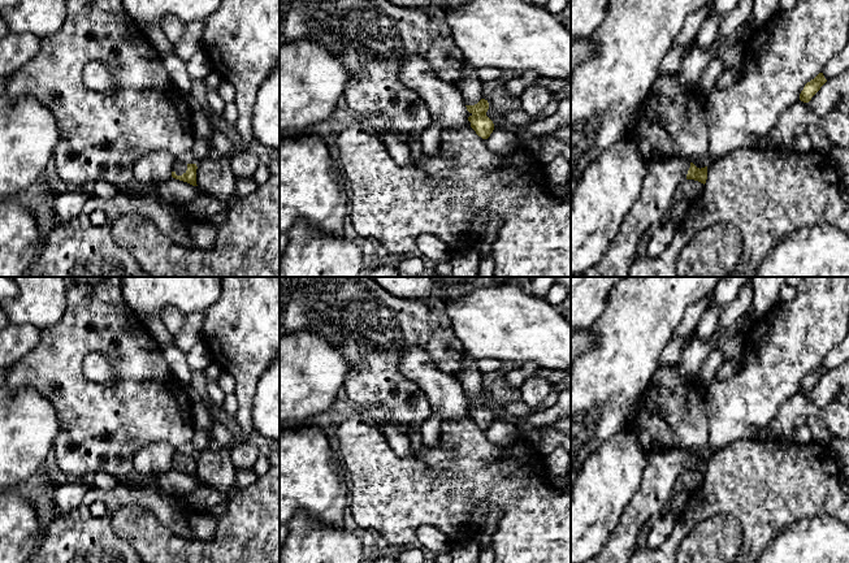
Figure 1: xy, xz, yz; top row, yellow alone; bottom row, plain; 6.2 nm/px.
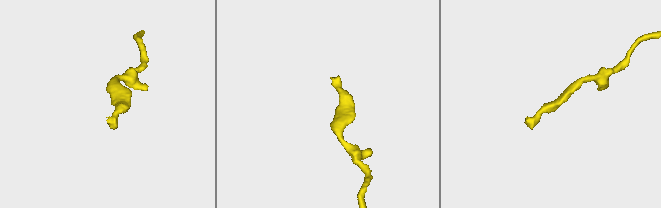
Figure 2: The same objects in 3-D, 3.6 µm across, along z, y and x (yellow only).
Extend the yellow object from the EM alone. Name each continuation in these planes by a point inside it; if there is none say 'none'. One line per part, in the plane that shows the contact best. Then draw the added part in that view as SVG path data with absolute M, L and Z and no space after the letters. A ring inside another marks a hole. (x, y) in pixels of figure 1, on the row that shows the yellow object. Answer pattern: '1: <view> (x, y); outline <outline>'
1: xy (180, 168); outline M174 159L172 172L174 172L177 176L182 176L187 170L187 164L178 161Z

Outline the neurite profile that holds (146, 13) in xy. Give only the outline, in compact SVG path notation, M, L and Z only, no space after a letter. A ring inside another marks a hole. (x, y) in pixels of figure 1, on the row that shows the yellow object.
M122 0L126 13L142 31L160 26L166 16L178 17L183 25L204 21L221 0Z

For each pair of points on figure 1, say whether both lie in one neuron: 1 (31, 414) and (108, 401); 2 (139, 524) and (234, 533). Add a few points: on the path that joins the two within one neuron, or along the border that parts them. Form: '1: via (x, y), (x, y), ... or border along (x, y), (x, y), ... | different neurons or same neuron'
1: border along (34, 388), (55, 410), (55, 441) | different neurons
2: via (163, 548), (211, 549) | same neuron

